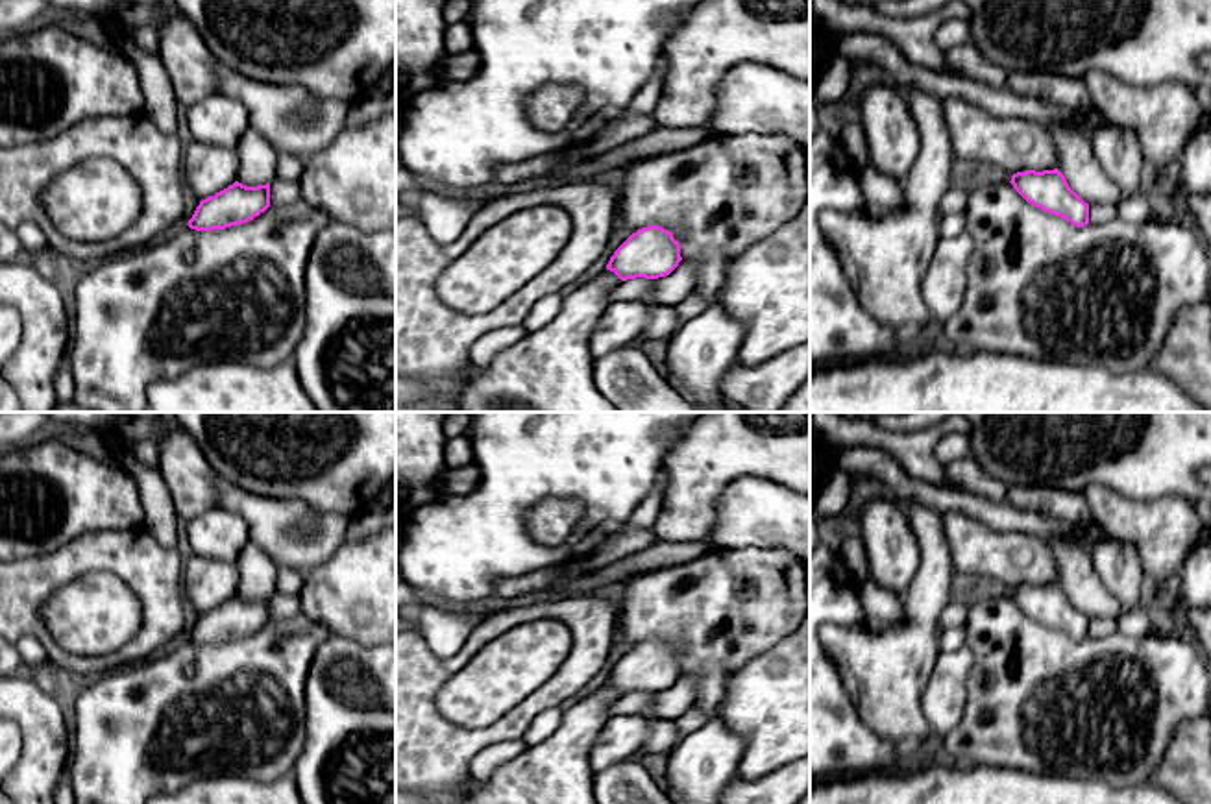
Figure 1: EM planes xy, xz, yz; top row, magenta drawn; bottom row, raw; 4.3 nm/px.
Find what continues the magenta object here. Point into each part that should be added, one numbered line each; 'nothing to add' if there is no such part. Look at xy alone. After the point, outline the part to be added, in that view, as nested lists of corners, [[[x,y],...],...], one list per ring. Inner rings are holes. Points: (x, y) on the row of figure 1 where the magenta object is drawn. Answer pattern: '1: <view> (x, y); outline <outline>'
1: xy (257, 158); outline [[[253,128],[244,131],[235,148],[239,155],[239,183],[246,187],[259,187],[275,177],[275,163],[279,153]]]

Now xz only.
1: xz (633, 289); outline [[[636,277],[636,279],[627,279],[621,281],[610,294],[612,301],[625,301],[625,299],[642,299],[645,298],[656,279],[645,279],[645,277]]]

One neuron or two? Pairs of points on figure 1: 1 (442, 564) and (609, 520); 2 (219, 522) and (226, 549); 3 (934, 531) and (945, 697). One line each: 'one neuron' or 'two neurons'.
1: one neuron
2: one neuron
3: two neurons

